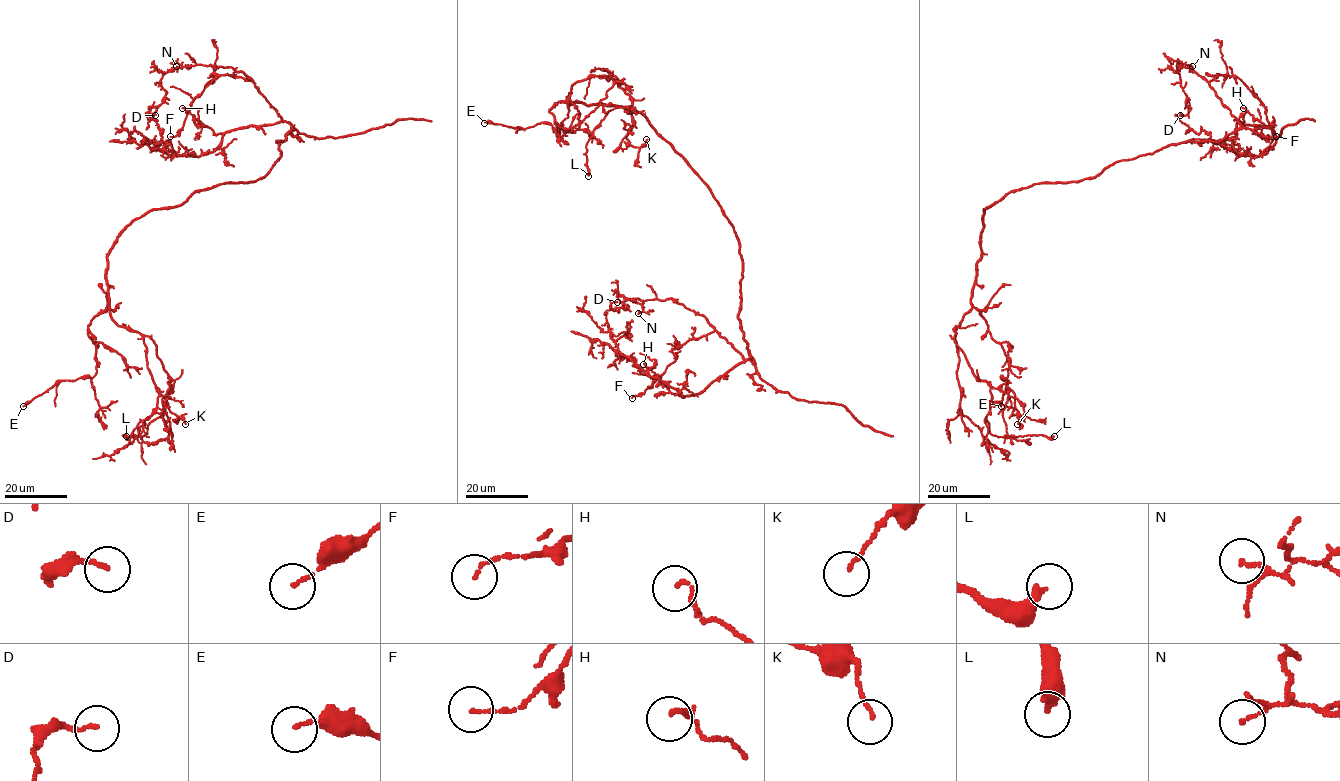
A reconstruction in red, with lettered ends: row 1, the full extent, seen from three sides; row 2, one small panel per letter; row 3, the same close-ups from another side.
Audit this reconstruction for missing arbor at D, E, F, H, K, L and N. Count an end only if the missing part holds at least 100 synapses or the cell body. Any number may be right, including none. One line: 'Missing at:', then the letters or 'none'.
Missing at: none

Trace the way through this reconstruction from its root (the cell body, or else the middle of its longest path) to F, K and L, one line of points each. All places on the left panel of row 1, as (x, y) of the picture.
F: (230, 182), (263, 178), (281, 156), (276, 142), (292, 128), (250, 80), (211, 73), (182, 129), (170, 136)
K: (230, 182), (135, 218), (107, 256), (109, 314), (152, 340), (170, 380), (167, 405), (185, 424)
L: (230, 182), (135, 218), (107, 256), (112, 319), (152, 340), (170, 380), (164, 414), (144, 436), (126, 436)

